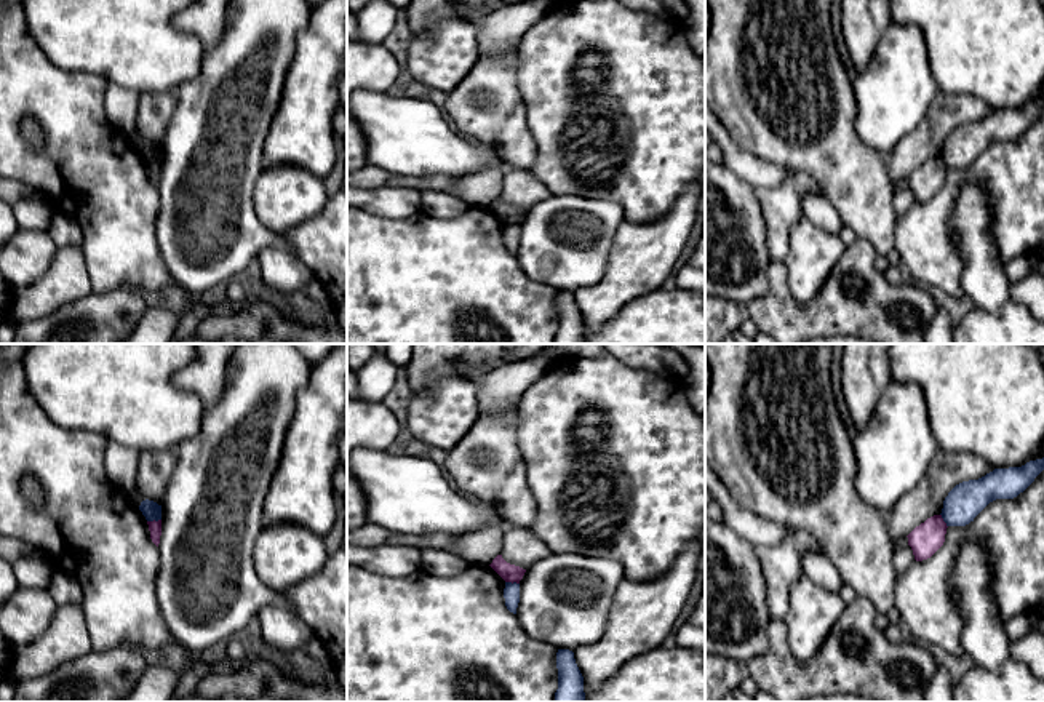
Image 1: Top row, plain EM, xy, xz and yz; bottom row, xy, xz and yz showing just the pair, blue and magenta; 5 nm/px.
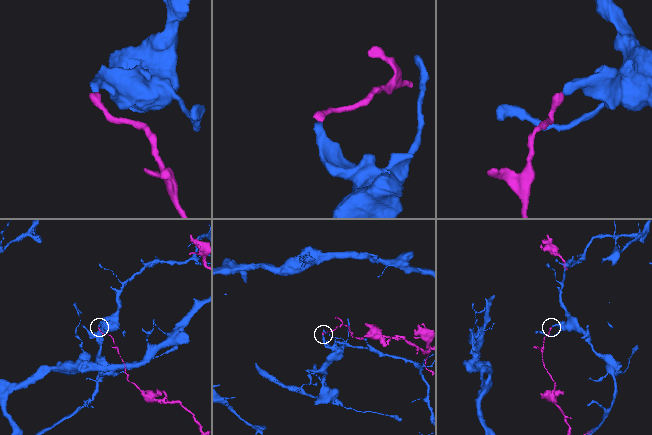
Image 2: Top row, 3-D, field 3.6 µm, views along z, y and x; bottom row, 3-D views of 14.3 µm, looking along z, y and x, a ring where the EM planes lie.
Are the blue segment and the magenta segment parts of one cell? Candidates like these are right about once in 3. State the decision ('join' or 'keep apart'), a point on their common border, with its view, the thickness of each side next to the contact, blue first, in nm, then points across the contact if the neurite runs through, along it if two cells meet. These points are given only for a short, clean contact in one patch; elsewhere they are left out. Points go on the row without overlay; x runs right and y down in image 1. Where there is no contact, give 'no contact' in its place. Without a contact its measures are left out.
keep apart; meets blue in xy at (154, 160); 90 nm thick on the blue side, 60 nm on the other; border along xy (160, 160), (147, 163)

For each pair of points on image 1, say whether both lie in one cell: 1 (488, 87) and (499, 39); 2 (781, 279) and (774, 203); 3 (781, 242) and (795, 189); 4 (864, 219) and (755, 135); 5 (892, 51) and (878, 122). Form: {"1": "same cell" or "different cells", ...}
{"1": "different cells", "2": "different cells", "3": "same cell", "4": "same cell", "5": "same cell"}

